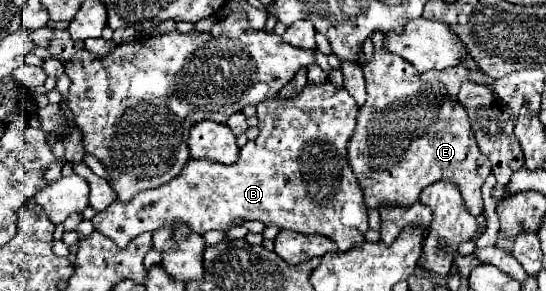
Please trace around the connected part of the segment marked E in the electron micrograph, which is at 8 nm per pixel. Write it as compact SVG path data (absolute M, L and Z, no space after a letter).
M374 34L372 42L374 42L372 60L370 62L364 62L362 58L358 60L364 70L368 98L366 98L366 104L358 112L358 126L348 144L348 160L350 160L352 172L356 174L364 190L366 206L374 210L380 210L382 206L390 206L390 204L408 208L418 200L422 188L440 180L450 180L460 188L464 204L472 212L472 216L482 214L480 188L486 176L490 174L490 162L478 150L466 110L458 102L452 102L446 90L424 90L418 80L418 72L412 64L404 62L404 58L400 56L394 56L382 50L380 34Z

